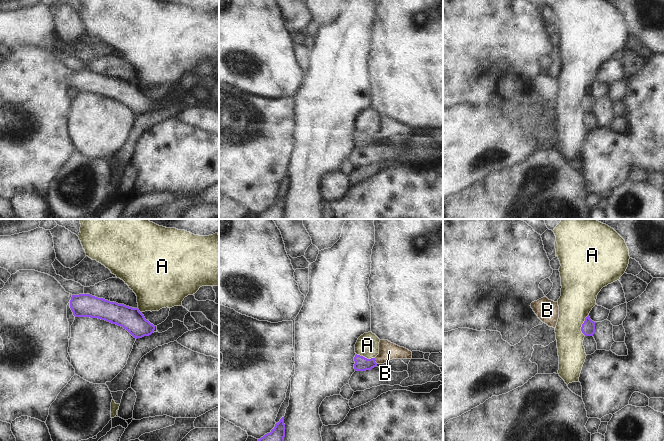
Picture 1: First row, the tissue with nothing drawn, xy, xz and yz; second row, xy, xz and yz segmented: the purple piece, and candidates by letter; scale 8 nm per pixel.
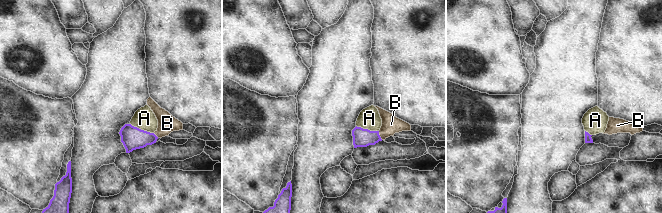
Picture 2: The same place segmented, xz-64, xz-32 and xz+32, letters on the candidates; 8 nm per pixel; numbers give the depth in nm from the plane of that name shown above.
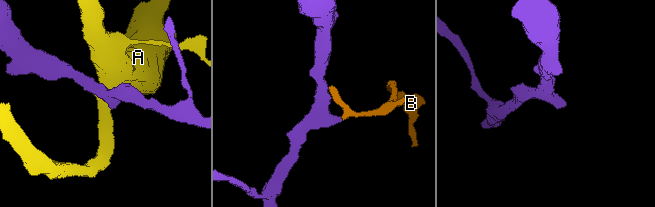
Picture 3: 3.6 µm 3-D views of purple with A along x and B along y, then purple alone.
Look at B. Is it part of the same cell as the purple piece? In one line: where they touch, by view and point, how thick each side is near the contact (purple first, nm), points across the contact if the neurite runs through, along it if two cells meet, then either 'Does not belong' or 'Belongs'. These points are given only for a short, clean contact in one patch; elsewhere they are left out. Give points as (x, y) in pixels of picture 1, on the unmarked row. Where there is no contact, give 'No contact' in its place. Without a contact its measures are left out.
Touches purple at xz (374, 137). Thickness 110 nm (purple) against 140 nm. Path across: xz (361, 139), (374, 137), (387, 127). Belongs.

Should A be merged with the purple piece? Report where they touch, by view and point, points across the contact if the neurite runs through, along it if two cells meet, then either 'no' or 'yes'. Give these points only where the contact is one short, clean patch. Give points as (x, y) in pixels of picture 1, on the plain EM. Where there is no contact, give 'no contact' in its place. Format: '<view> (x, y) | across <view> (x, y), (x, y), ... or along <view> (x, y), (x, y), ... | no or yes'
yz (582, 101) | no

